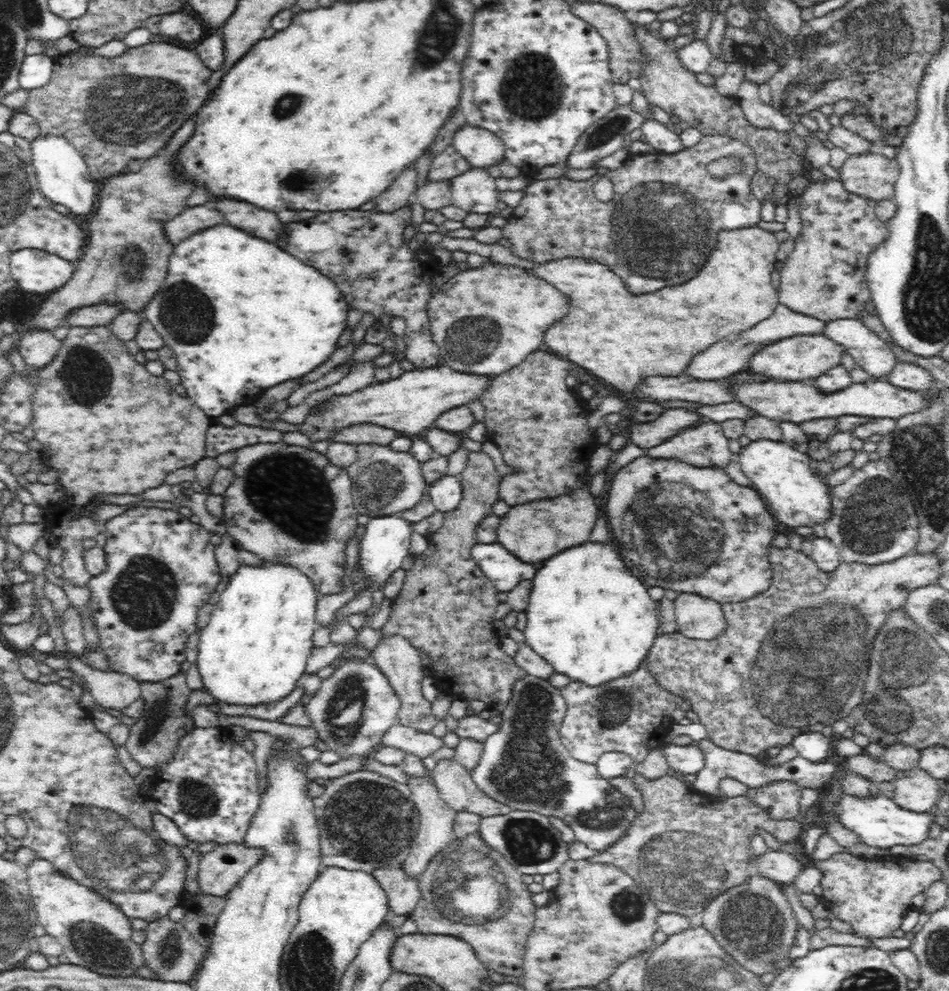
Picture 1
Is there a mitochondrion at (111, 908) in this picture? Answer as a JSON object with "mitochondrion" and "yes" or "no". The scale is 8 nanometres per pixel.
{"mitochondrion":"yes"}

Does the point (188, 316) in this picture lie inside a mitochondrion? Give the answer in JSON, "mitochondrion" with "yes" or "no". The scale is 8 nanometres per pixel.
{"mitochondrion":"yes"}

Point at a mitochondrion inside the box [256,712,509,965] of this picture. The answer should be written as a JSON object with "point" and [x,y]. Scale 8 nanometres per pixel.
{"point":[370,822]}

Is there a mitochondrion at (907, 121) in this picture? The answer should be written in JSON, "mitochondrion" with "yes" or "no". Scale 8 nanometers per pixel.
{"mitochondrion":"no"}

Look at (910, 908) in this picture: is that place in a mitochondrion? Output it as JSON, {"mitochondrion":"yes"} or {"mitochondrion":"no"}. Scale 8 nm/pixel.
{"mitochondrion":"no"}

